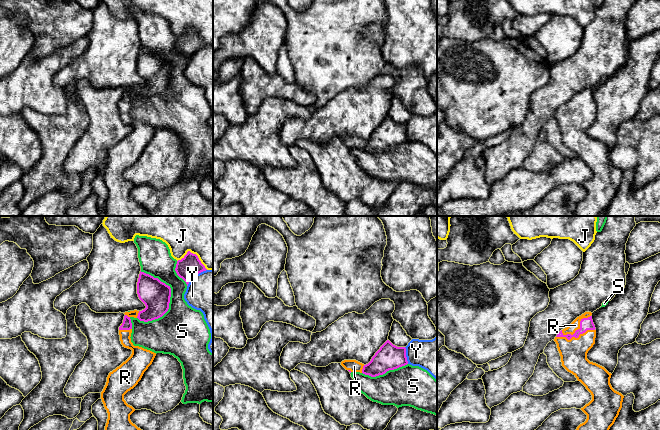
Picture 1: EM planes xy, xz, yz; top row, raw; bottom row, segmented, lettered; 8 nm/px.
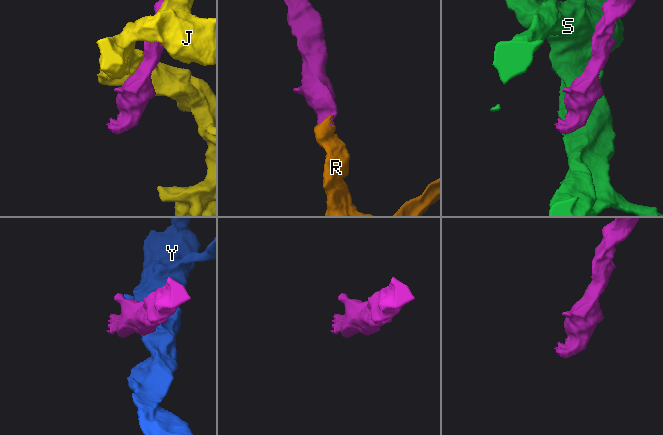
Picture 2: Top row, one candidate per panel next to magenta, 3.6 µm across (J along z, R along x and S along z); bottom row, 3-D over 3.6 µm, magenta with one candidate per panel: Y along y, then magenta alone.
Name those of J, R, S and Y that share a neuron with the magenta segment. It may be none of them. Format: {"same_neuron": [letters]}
{"same_neuron": ["R"]}

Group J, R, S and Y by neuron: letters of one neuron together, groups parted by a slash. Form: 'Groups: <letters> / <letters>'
Groups: J / R / S / Y

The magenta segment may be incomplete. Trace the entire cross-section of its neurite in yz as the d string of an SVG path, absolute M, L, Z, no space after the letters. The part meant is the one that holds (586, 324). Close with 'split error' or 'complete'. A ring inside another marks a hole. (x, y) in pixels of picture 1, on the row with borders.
M585 312L577 317L557 334L554 341L562 366L592 395L592 400L581 408L587 419L576 430L609 430L619 415L624 396L612 388L612 374L587 359L587 353L595 344L596 338L591 315L591 312Z; split error

